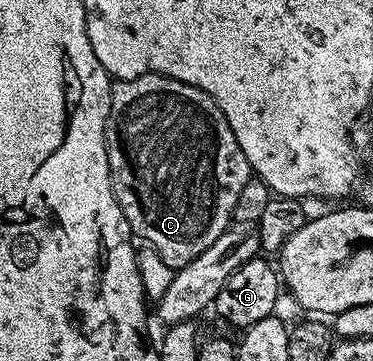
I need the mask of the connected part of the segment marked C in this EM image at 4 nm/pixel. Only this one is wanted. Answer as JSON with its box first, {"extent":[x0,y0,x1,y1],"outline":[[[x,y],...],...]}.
{"extent":[105,74,253,270],"outline":[[[154,74],[138,76],[132,80],[115,80],[111,85],[111,105],[105,126],[105,142],[107,143],[107,157],[111,171],[111,185],[132,233],[138,239],[140,236],[145,243],[152,244],[156,254],[171,267],[171,270],[184,268],[189,262],[193,262],[193,258],[197,258],[202,252],[209,250],[209,246],[213,246],[213,242],[217,242],[217,238],[221,238],[221,234],[232,227],[237,198],[241,195],[245,182],[253,179],[251,164],[245,158],[225,114],[221,114],[221,110],[213,102],[213,98],[209,98],[209,94],[201,91],[196,84],[186,84],[168,76]]]}

